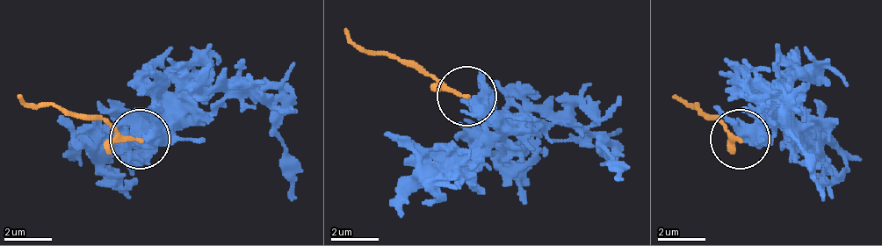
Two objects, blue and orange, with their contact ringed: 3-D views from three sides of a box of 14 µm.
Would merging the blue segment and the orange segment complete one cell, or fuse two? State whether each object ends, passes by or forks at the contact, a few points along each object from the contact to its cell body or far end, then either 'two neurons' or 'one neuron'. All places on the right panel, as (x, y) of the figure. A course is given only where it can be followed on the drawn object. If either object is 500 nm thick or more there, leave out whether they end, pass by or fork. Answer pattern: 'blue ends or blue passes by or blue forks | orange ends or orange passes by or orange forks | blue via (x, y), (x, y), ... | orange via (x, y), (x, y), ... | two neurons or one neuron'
blue passes by | orange passes by | blue via (741, 137), (765, 113), (777, 96), (824, 203) | orange via (741, 137), (700, 108), (670, 96) | two neurons

